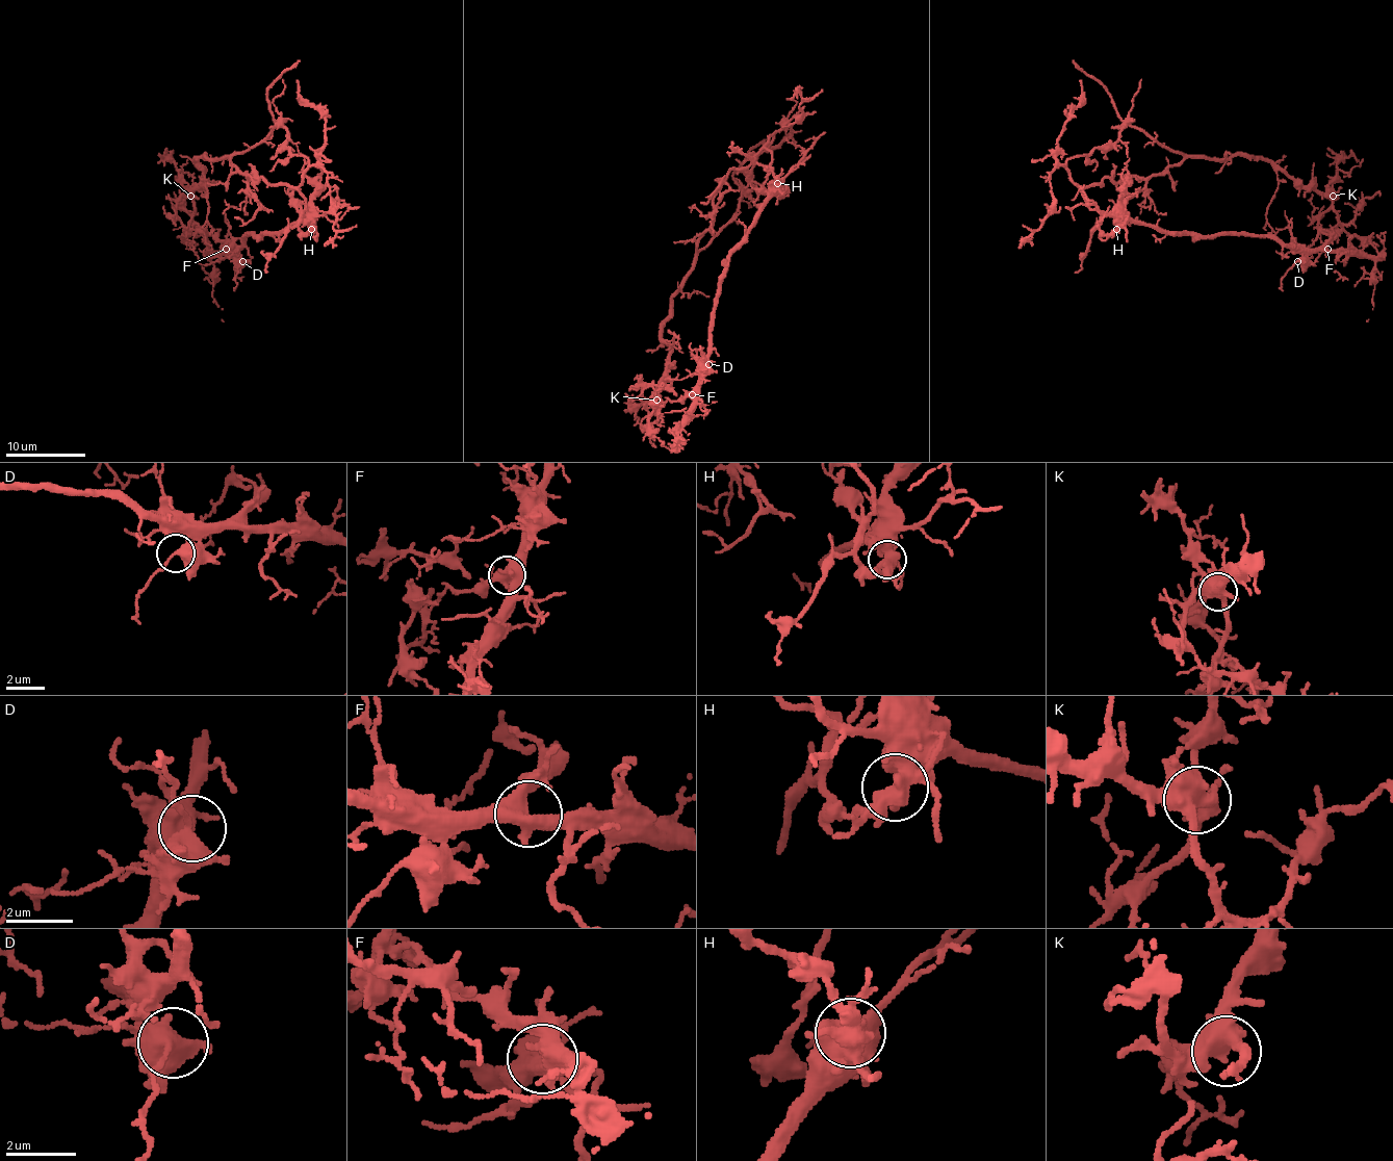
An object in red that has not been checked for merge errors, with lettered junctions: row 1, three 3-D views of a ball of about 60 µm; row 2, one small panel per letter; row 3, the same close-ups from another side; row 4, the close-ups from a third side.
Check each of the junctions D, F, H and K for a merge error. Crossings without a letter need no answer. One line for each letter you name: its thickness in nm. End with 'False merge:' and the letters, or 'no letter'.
H: 480 nm thick
False merge: H

